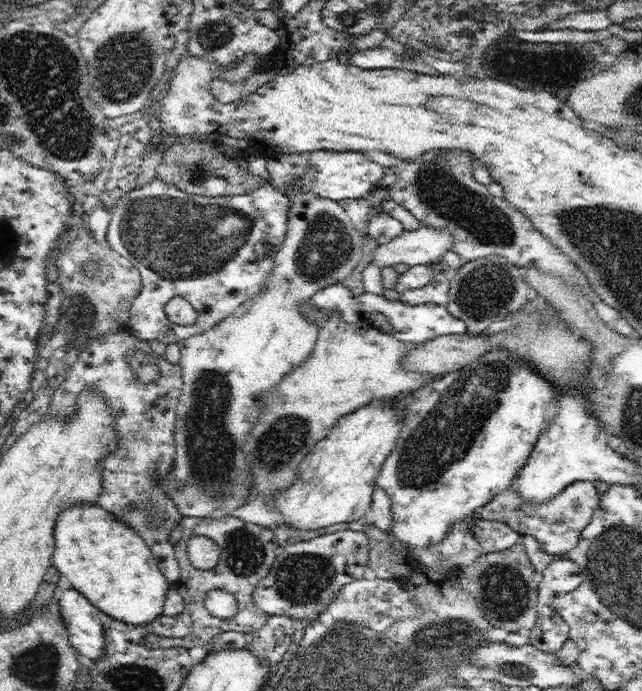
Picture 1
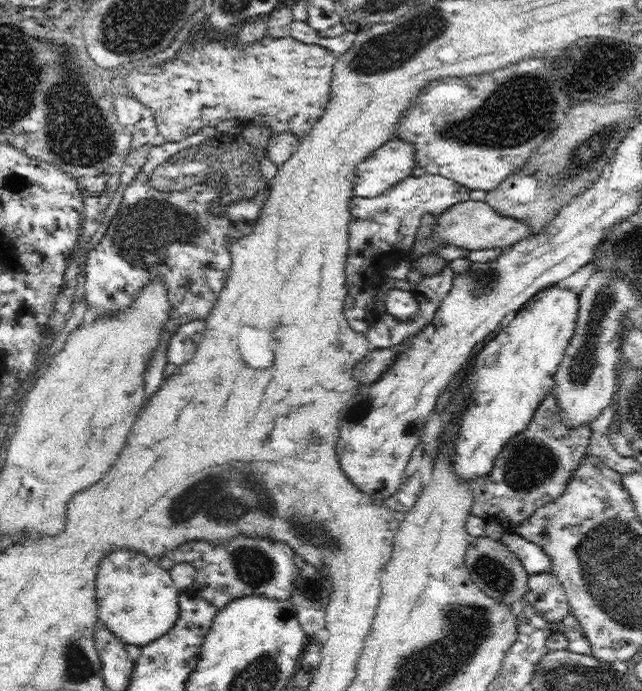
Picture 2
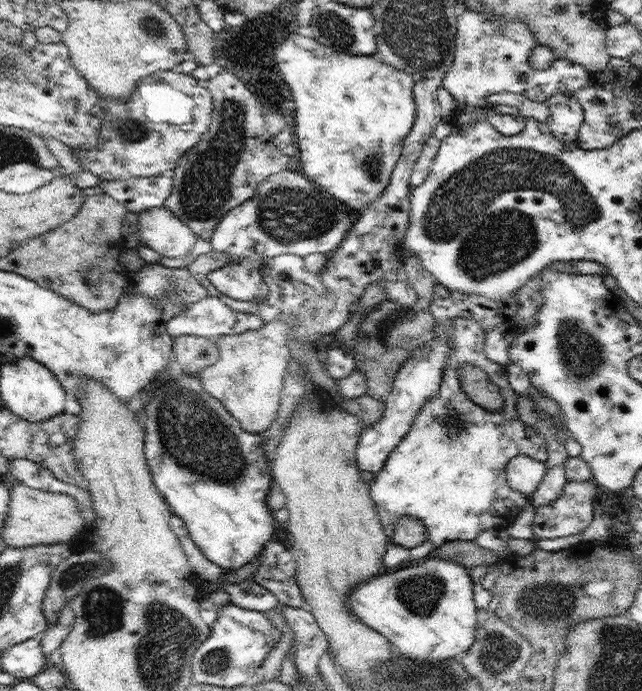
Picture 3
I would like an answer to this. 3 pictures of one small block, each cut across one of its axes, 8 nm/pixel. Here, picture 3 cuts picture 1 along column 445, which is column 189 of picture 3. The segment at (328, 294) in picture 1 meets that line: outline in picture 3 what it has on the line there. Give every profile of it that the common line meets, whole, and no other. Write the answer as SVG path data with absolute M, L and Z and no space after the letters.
M215 295L198 300L182 310L176 317L170 318L167 324L167 334L174 338L181 335L193 335L196 337L206 337L216 340L218 336L241 334L250 330L259 330L266 322L262 320L260 314L242 313L234 311L230 306L225 304L224 299Z

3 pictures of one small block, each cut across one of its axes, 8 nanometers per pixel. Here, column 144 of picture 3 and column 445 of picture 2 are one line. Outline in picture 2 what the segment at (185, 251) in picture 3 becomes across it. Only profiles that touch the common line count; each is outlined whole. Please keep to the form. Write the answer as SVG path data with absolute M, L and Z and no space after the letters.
M466 200L457 202L437 216L435 237L442 245L453 244L464 250L503 250L530 236L529 226L517 218L506 217L495 211L486 201Z

